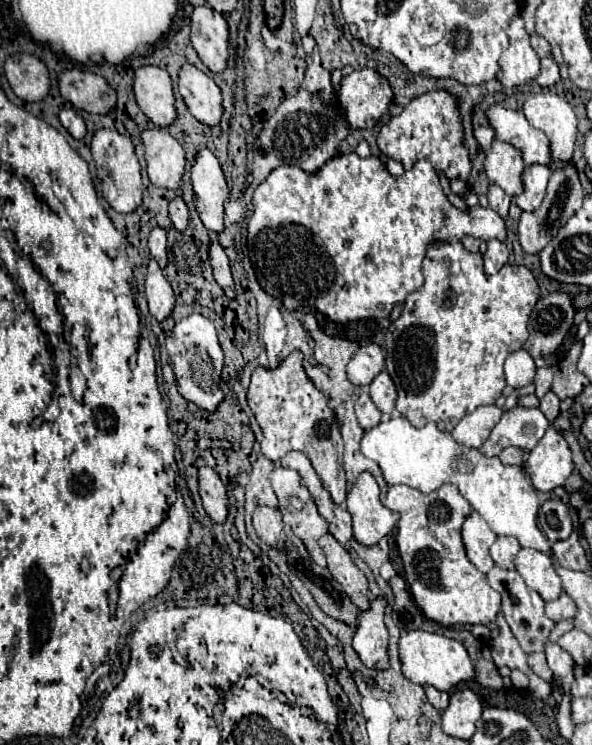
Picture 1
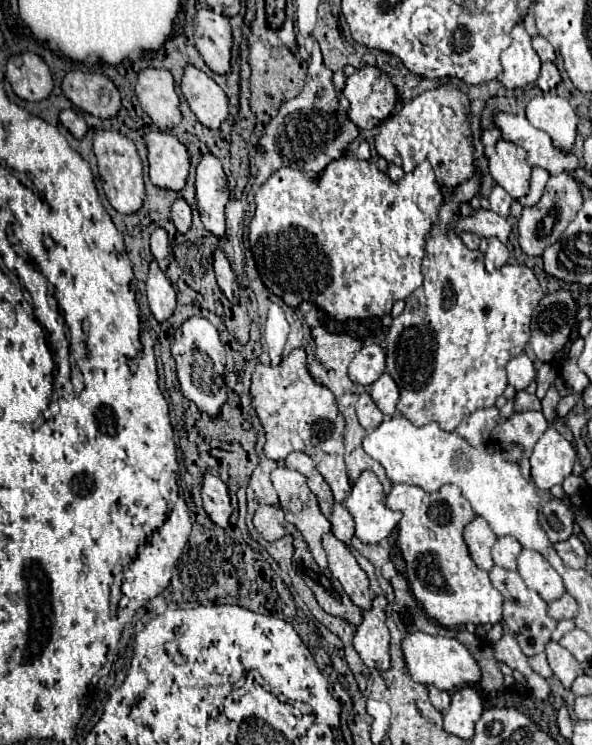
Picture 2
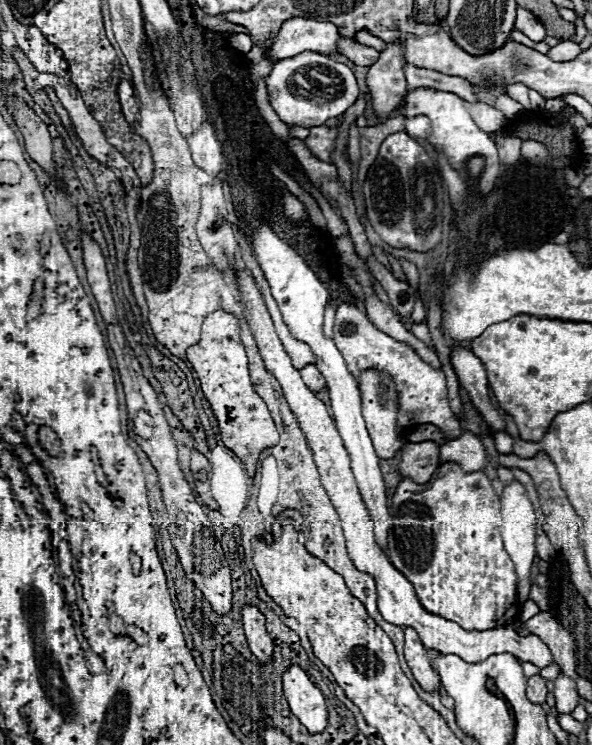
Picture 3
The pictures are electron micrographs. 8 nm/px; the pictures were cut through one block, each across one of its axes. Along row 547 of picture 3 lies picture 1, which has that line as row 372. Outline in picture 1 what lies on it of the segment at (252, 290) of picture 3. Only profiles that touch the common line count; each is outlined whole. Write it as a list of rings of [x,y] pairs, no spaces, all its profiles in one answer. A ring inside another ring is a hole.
[[[364,344],[358,348],[354,358],[348,362],[348,380],[356,386],[368,386],[378,372],[384,368],[384,354],[376,344]]]

